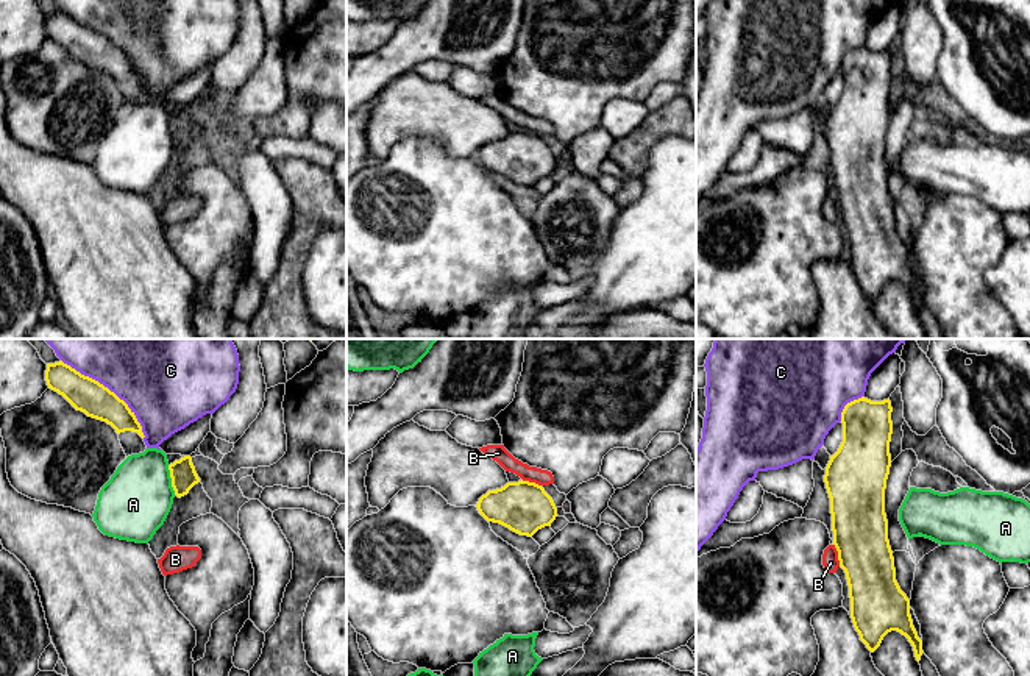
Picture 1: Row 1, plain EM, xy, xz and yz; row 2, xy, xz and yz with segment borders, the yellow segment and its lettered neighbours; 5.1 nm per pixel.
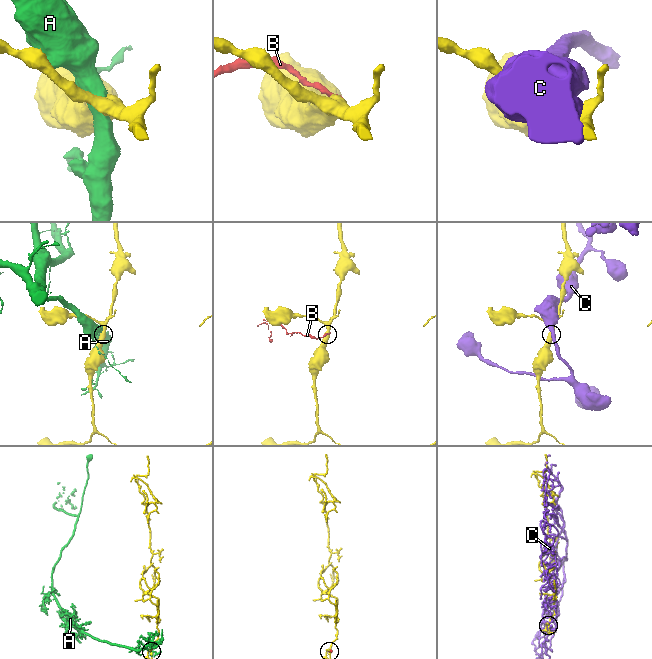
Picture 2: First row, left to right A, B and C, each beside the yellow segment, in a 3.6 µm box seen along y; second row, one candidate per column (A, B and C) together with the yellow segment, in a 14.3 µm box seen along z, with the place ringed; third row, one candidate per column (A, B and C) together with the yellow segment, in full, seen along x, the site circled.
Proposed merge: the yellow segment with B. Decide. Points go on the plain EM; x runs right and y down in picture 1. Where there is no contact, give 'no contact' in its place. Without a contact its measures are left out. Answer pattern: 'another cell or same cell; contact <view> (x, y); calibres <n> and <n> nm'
another cell; contact yz (838, 205); calibres 280 and 90 nm

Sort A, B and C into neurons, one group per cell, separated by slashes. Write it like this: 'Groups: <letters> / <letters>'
Groups: A / B / C

